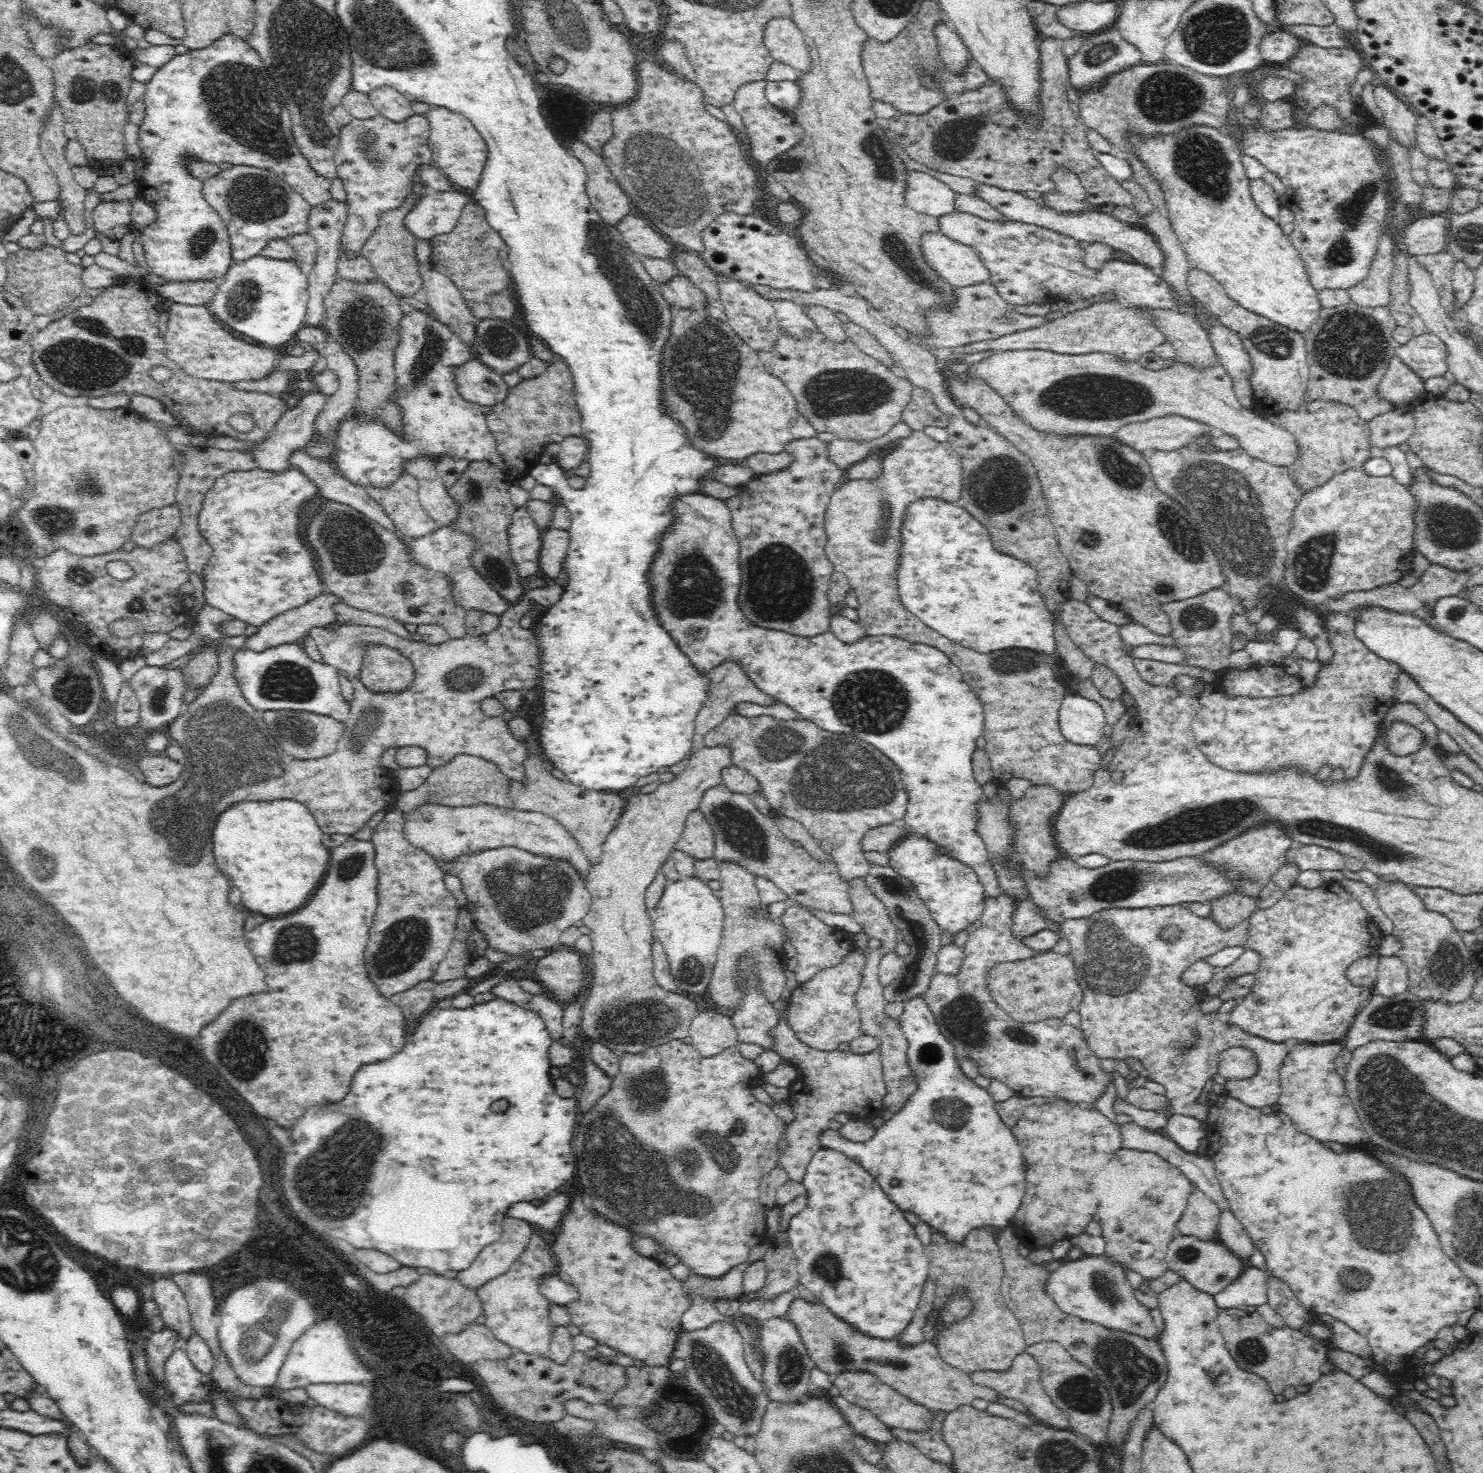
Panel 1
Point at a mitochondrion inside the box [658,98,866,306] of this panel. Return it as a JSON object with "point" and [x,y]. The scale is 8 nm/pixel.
{"point":[796,166]}

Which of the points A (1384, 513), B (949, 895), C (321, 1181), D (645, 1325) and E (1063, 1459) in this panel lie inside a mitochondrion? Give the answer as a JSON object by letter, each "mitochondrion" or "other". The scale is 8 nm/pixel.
{"A":"other","B":"other","C":"mitochondrion","D":"other","E":"mitochondrion"}

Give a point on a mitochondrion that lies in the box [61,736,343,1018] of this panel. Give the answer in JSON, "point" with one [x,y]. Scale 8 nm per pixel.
{"point":[281,943]}

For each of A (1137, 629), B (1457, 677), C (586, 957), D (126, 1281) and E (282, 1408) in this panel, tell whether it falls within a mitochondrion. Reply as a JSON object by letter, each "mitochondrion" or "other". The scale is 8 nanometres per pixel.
{"A":"other","B":"other","C":"other","D":"other","E":"other"}

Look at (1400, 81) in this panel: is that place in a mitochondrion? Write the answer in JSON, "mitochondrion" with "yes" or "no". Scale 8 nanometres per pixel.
{"mitochondrion":"no"}

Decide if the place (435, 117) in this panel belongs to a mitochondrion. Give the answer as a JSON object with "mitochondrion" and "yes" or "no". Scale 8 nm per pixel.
{"mitochondrion":"no"}

